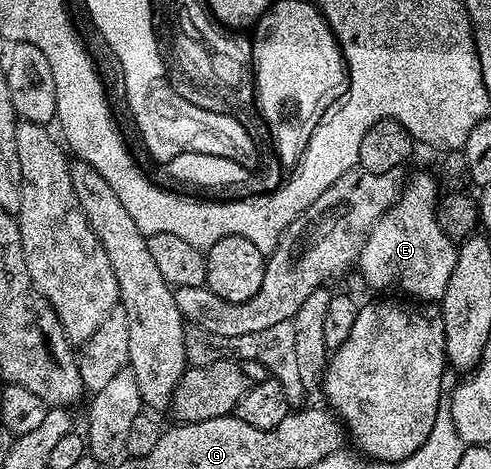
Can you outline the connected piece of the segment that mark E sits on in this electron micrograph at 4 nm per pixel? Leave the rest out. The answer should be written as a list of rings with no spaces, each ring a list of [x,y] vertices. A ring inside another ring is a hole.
[[[431,173],[417,174],[413,179],[404,183],[401,195],[397,198],[397,203],[391,209],[385,211],[385,215],[380,218],[371,228],[371,232],[367,236],[367,244],[363,244],[363,252],[359,259],[359,271],[365,277],[365,282],[369,286],[374,286],[377,290],[402,290],[405,294],[410,294],[410,299],[416,300],[421,304],[437,304],[440,303],[443,292],[447,292],[447,280],[451,280],[451,268],[455,268],[455,260],[457,259],[457,246],[454,239],[447,237],[443,232],[443,228],[437,219],[437,207],[439,205],[439,182]]]

